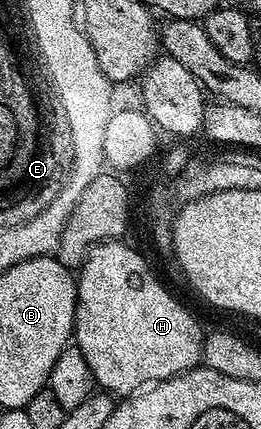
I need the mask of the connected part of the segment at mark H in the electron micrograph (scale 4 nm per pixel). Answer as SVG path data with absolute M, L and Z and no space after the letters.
M105 240L90 248L76 273L77 309L73 323L75 347L87 358L98 389L117 398L128 398L154 382L169 380L180 372L190 372L202 363L201 324L157 281L149 264L121 240Z

